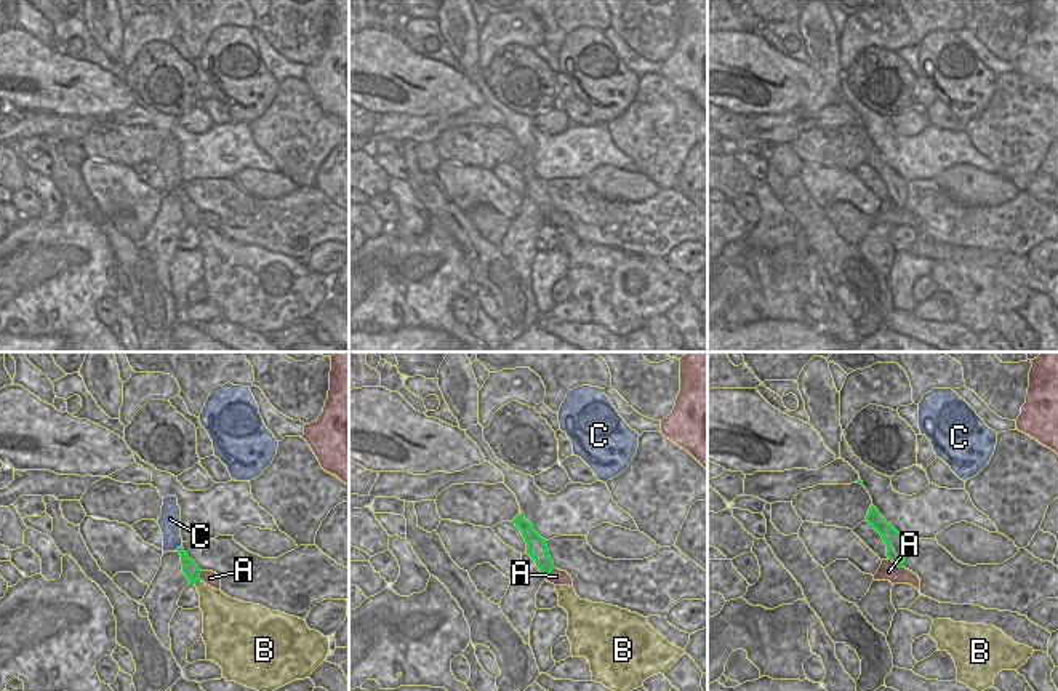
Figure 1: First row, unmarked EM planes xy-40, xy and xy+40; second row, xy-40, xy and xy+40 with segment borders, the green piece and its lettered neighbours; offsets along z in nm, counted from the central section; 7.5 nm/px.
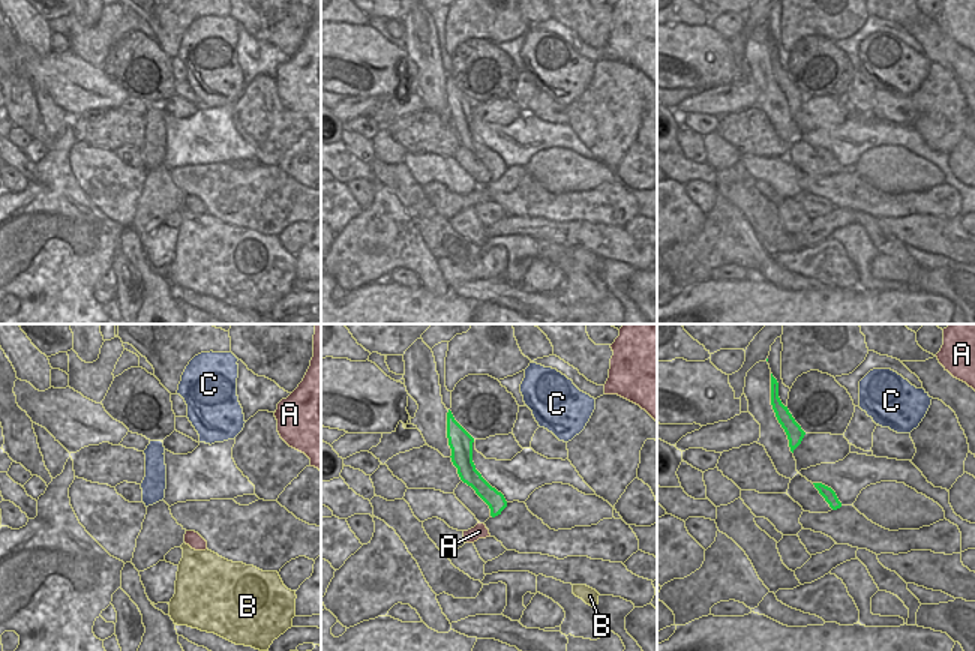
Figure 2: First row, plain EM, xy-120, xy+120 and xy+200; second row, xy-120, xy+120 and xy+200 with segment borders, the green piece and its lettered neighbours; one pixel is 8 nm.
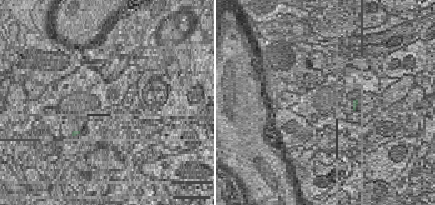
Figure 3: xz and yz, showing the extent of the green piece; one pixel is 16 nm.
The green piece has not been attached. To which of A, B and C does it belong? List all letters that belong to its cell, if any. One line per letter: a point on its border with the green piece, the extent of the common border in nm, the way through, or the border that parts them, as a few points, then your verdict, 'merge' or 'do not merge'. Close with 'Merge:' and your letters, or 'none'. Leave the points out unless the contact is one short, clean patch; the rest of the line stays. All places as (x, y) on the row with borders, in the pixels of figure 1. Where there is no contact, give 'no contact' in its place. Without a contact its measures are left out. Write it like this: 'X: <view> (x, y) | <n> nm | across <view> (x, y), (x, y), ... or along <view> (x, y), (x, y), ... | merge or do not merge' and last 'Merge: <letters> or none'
A: xy+40 (897, 565) | 140 nm | along xy+40 (889, 559), (903, 567) | do not merge
B: xy-40 (196, 581) | 70 nm | across xy-40 (189, 568), (196, 581), (216, 607) | merge
C: xy-40 (178, 549) | 60 nm | along xy-40 (181, 546), (176, 551) | do not merge
Merge: B

